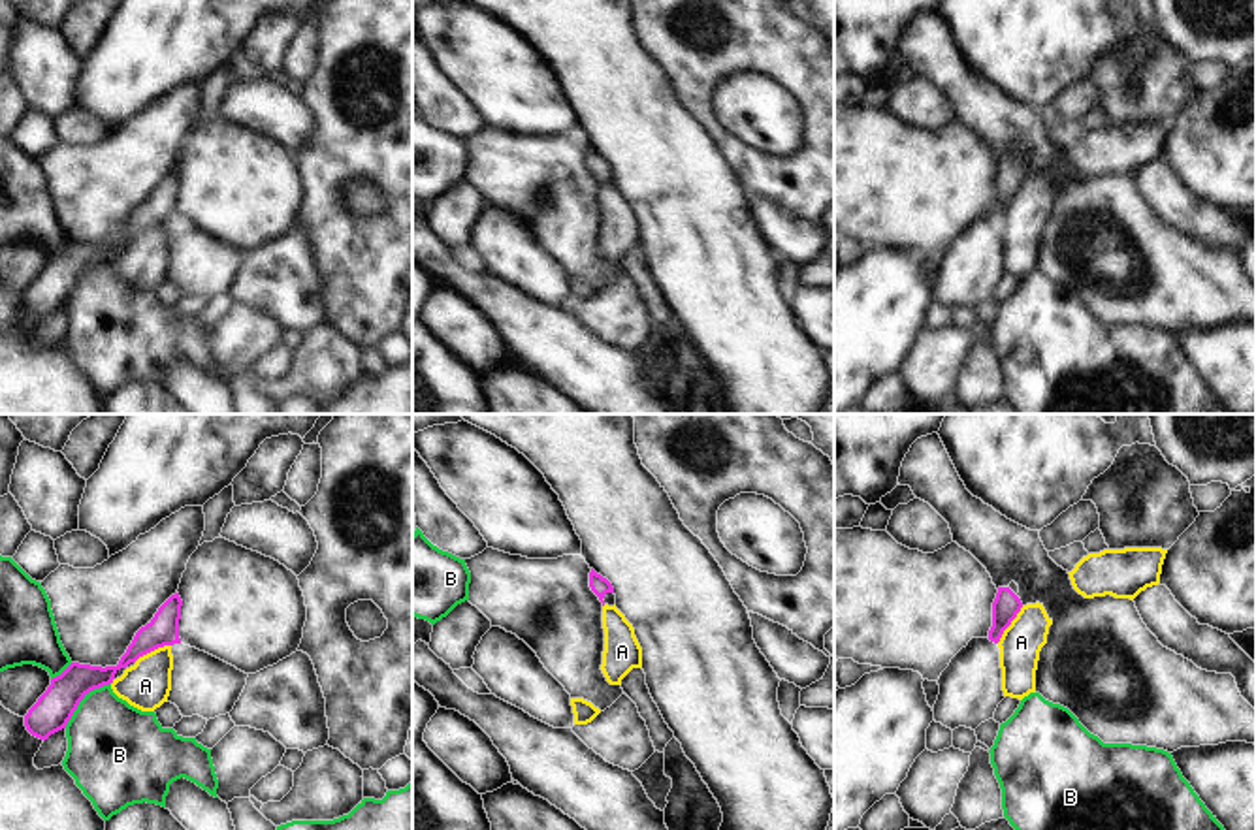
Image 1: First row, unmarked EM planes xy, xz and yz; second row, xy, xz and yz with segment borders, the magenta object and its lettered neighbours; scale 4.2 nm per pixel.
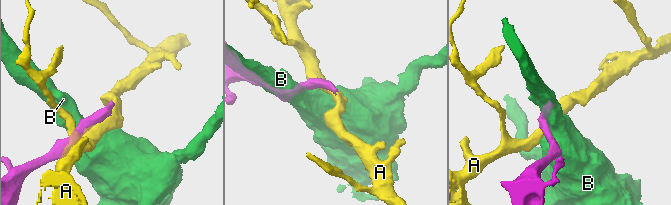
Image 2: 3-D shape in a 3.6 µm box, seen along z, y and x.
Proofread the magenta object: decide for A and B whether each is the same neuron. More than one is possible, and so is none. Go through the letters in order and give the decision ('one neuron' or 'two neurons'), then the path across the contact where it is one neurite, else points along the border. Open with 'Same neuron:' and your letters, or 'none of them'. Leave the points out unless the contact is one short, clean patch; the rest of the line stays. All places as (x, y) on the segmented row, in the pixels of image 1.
Same neuron: none of them
A: two neurons
B: two neurons

